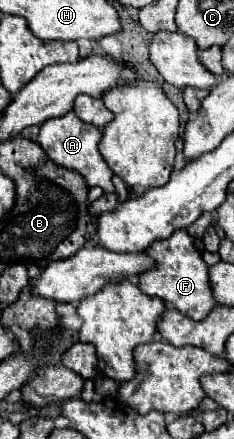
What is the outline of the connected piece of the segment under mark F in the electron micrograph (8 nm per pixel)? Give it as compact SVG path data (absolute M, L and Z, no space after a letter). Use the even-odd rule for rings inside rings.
M180 229L174 231L170 239L156 241L146 249L146 255L150 255L156 261L156 269L150 269L138 277L138 287L148 293L150 297L164 299L170 307L178 309L180 313L188 315L194 321L204 319L218 303L212 297L210 279L208 279L208 265L204 263L200 251L194 247L192 237Z

